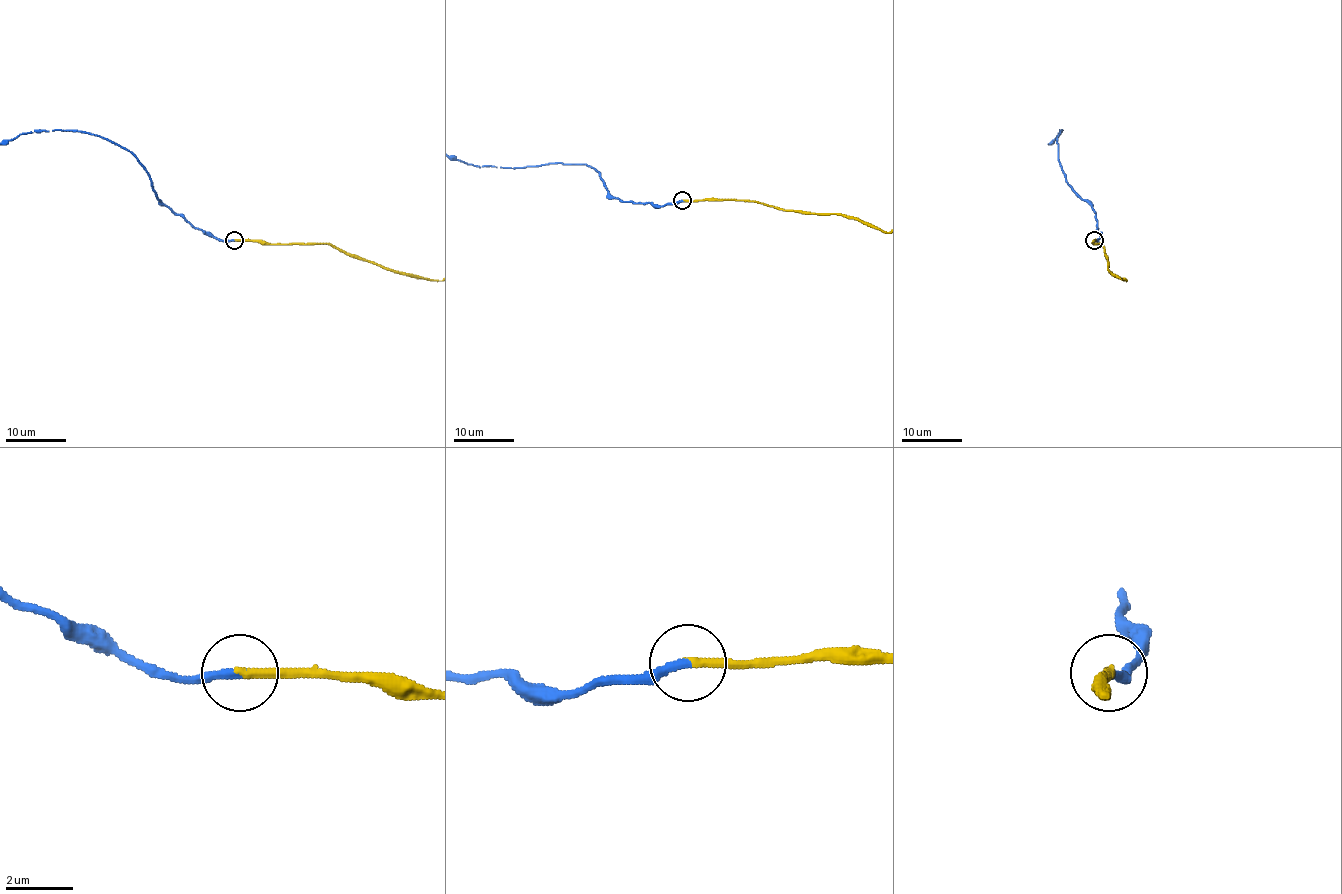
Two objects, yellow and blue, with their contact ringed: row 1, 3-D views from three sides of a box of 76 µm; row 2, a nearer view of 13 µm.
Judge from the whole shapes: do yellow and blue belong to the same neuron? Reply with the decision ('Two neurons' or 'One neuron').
One neuron

